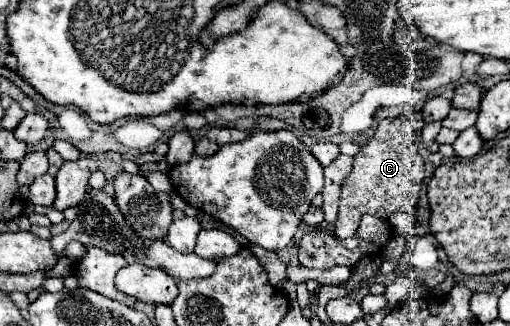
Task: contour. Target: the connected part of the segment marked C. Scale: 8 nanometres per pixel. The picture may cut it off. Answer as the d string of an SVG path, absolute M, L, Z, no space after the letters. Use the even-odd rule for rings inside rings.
M384 118L372 140L360 148L354 156L354 168L342 184L340 212L334 228L334 236L346 240L354 236L360 218L364 214L390 218L394 212L414 214L420 202L420 188L424 180L424 160L420 156L416 132L406 118ZM414 210L414 212L412 212Z

